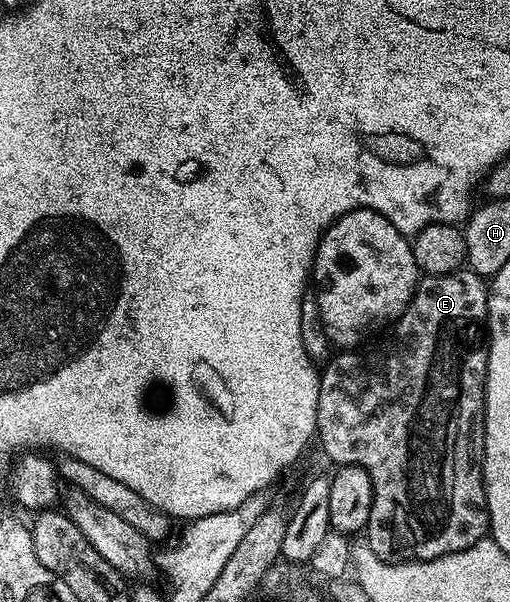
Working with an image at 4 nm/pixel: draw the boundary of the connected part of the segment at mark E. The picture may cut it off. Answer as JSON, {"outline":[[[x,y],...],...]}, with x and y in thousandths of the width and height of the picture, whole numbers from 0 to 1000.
{"outline":[[[904,445],[888,455],[825,460],[804,505],[775,537],[776,576],[769,581],[769,601],[749,603],[745,615],[722,615],[720,598],[698,588],[706,585],[659,585],[667,588],[653,586],[627,615],[618,726],[624,734],[627,728],[627,741],[647,766],[667,774],[708,774],[725,791],[733,837],[725,837],[718,904],[745,927],[792,930],[806,924],[814,932],[833,934],[845,927],[863,927],[869,920],[906,917],[959,885],[957,832],[949,816],[949,633],[957,630],[957,576],[953,542],[945,533],[957,527],[957,485],[951,463],[920,445]]]}

